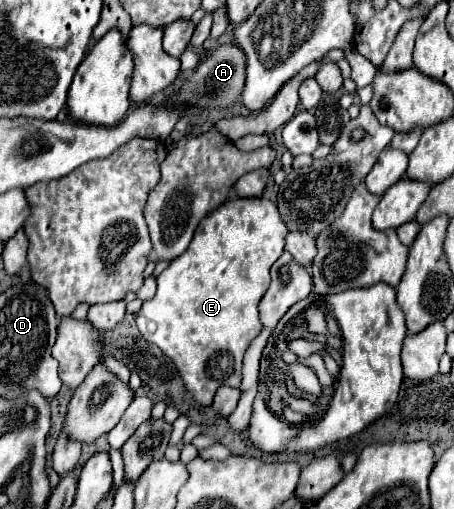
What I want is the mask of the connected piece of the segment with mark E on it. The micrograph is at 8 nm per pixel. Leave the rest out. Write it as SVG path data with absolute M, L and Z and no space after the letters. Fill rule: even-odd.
M235 198L221 204L211 216L201 220L187 252L175 258L157 276L157 294L143 302L141 310L135 314L141 336L147 342L157 344L175 362L185 388L201 406L211 406L219 386L241 386L243 354L251 340L263 330L257 306L271 282L269 268L285 250L287 232L289 230L277 212L277 206L267 198Z

